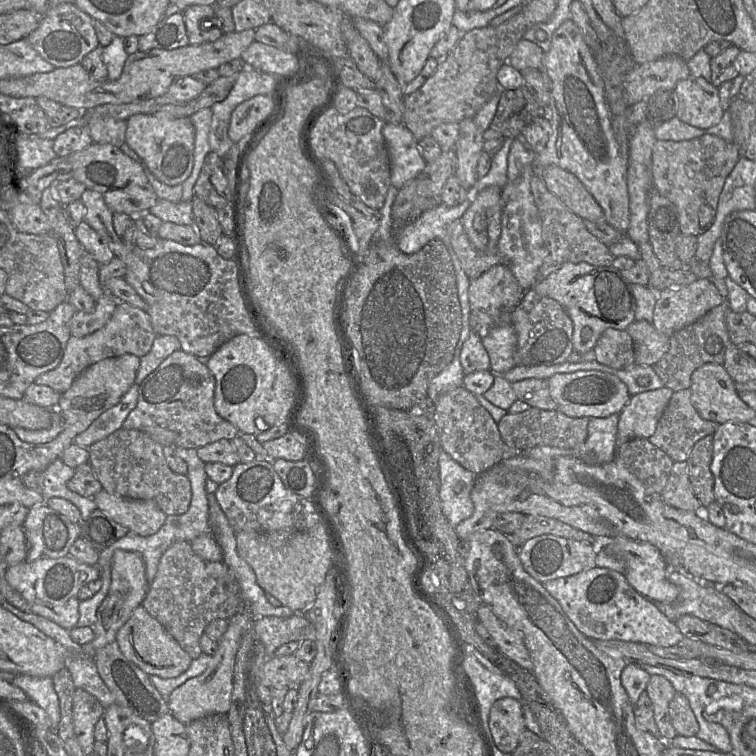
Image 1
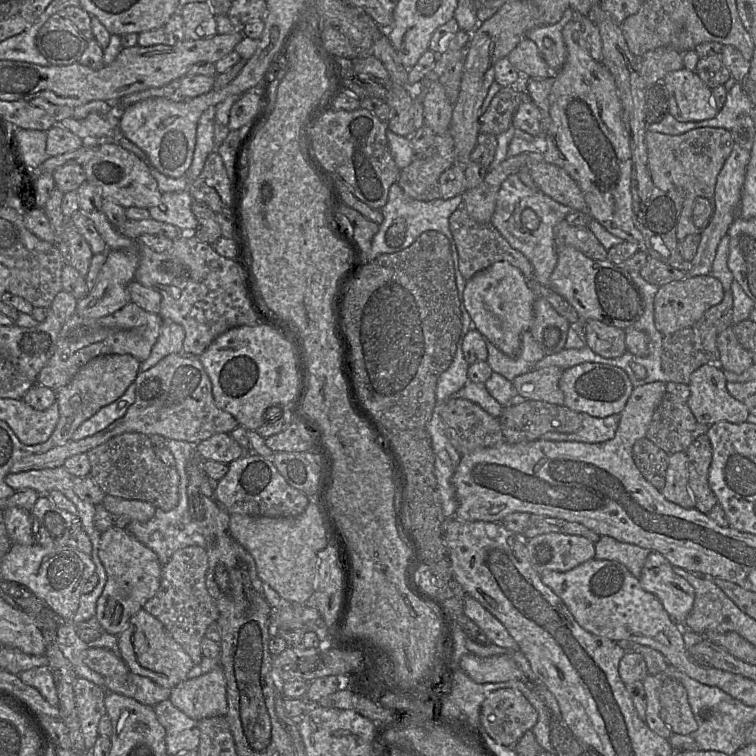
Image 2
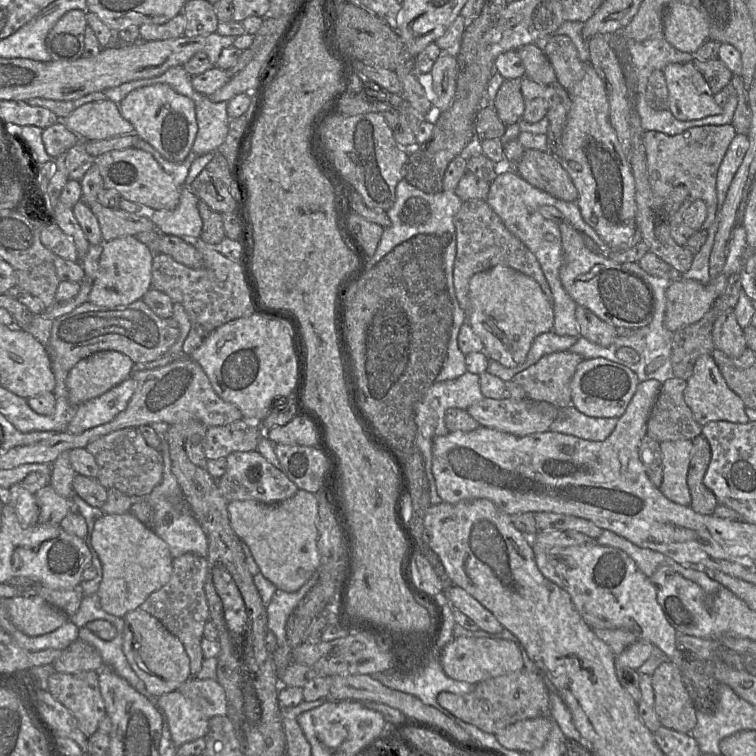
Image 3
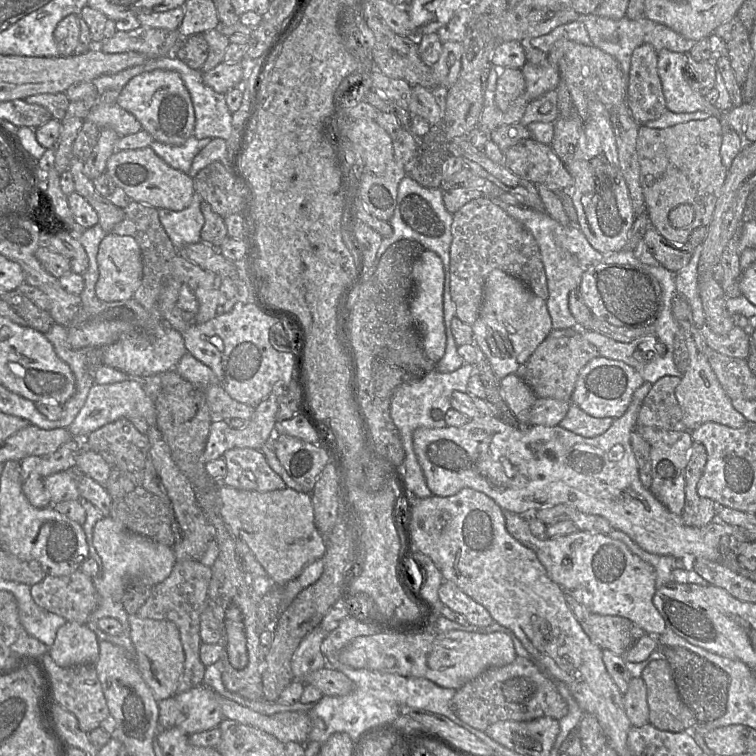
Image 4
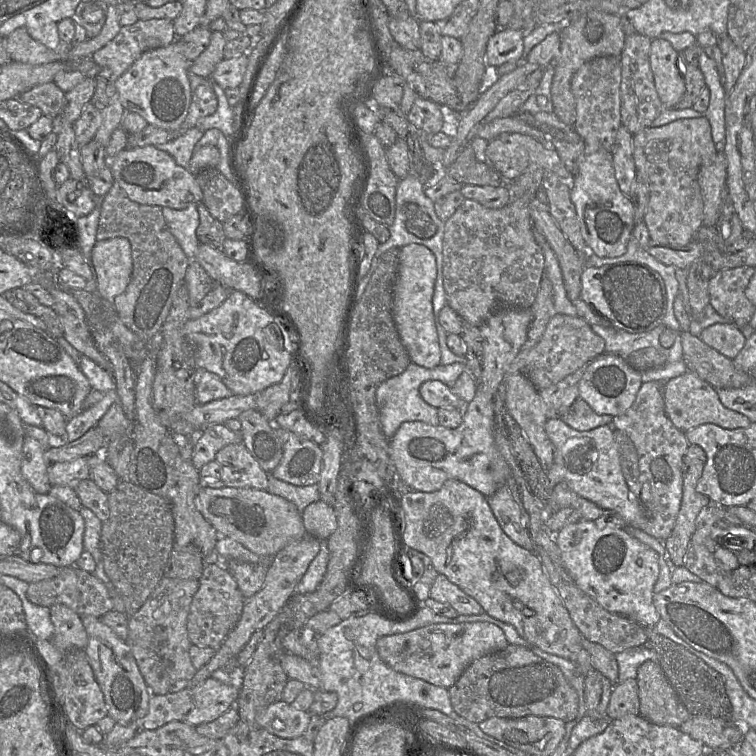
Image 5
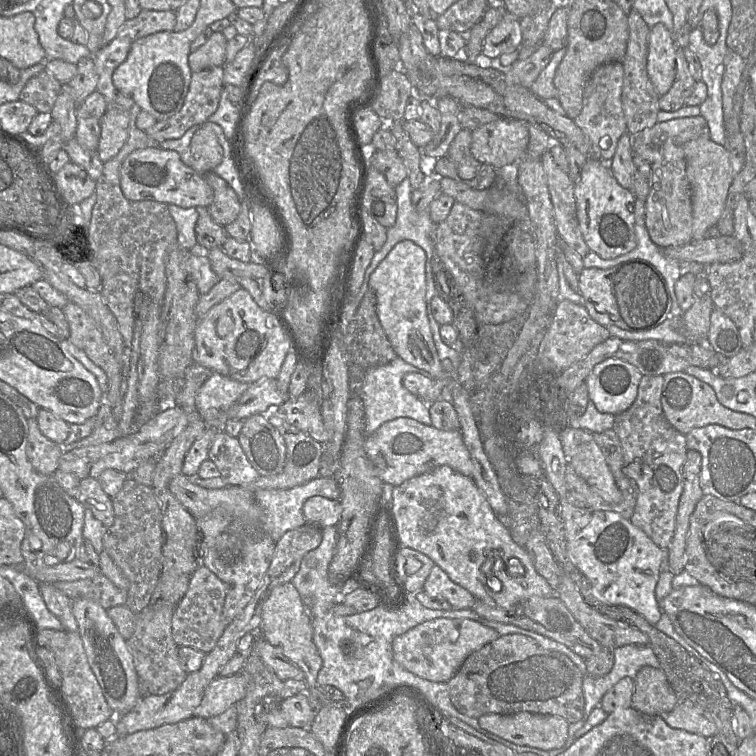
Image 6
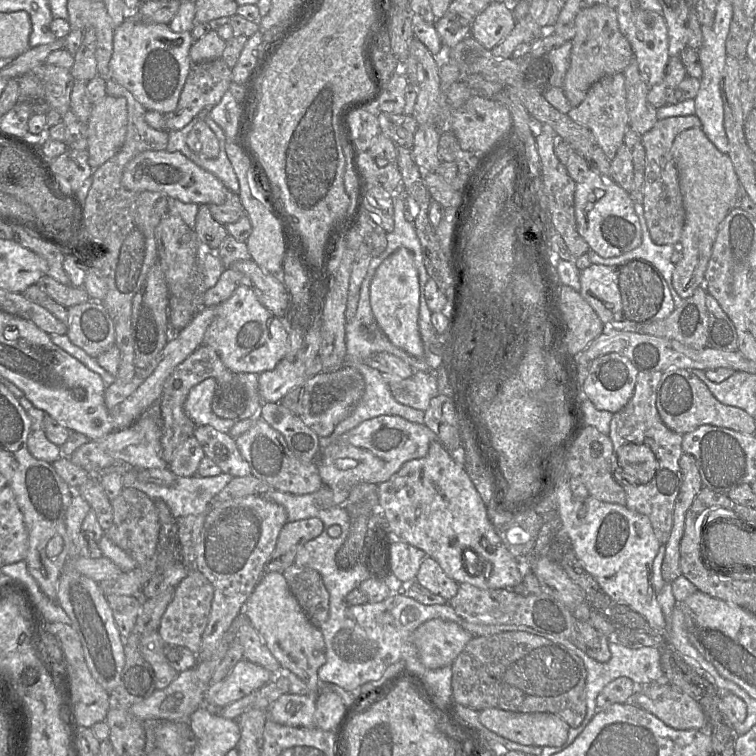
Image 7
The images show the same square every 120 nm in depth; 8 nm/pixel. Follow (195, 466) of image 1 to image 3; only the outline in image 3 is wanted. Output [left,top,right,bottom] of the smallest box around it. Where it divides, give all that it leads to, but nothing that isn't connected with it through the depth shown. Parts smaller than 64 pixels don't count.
[146,422,207,558]

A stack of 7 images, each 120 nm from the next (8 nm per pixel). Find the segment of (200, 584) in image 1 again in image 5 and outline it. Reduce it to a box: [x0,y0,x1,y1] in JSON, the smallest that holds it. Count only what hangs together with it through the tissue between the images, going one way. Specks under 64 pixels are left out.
[126,577,199,695]

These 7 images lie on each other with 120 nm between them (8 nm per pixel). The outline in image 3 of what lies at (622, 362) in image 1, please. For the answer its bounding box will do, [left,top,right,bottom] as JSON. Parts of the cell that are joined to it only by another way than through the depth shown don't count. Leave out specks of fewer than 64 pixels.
[575,305,619,346]

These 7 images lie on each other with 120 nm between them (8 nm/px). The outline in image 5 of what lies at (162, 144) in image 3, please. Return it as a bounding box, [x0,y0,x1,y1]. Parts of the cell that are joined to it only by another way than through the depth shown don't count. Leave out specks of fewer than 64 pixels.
[115,38,191,131]

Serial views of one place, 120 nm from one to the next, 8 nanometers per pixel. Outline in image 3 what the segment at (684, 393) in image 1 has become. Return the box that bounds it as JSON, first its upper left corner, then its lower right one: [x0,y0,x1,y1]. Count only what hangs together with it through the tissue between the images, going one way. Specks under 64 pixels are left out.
[646,377,702,443]

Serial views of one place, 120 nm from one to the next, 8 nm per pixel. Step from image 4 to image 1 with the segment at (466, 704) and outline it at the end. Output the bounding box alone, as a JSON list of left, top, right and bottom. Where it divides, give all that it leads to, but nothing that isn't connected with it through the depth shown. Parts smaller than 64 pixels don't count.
[488,697,526,754]

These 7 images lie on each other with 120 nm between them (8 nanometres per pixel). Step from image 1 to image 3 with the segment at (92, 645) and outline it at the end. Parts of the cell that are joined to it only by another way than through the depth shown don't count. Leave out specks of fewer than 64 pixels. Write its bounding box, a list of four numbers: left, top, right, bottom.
[92,513,174,618]

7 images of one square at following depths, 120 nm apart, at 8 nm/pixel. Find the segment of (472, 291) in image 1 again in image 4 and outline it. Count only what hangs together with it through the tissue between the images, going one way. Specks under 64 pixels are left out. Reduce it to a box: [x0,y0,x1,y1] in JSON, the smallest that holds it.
[472,269,553,380]

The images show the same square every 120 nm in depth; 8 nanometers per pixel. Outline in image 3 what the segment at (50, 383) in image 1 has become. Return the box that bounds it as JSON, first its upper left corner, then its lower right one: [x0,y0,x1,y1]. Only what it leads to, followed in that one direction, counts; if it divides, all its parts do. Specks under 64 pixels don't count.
[46,300,180,372]

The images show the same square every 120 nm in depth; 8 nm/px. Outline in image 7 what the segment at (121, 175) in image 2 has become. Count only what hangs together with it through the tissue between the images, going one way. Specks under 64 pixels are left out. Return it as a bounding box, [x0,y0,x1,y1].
[122,151,228,205]

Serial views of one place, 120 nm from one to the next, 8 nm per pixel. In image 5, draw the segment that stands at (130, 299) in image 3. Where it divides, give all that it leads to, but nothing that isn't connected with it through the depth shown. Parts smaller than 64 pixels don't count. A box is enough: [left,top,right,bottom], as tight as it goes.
[91,237,131,307]

